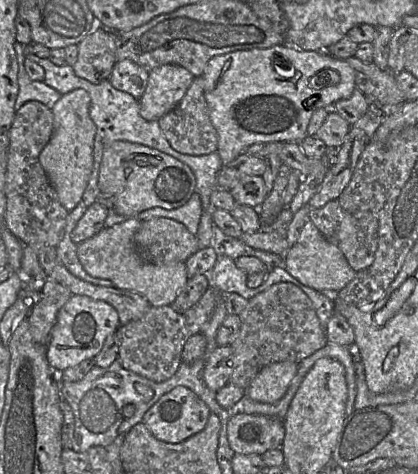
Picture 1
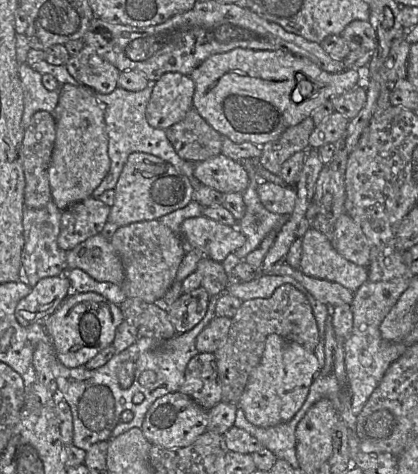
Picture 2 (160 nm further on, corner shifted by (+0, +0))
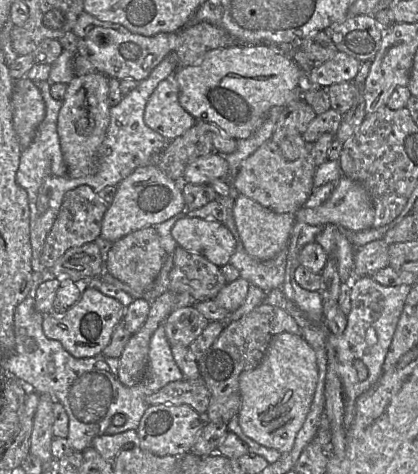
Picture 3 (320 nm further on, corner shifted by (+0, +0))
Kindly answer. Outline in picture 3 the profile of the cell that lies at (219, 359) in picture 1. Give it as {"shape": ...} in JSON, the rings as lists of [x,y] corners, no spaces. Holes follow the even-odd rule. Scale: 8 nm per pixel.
{"shape":[[[202,377],[194,380],[181,379],[166,384],[146,398],[149,406],[182,405],[192,407],[201,416],[205,416],[209,406],[209,390]]]}

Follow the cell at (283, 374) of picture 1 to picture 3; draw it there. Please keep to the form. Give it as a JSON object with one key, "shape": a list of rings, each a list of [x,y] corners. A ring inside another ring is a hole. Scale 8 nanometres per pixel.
{"shape":[[[274,335],[260,364],[239,376],[238,423],[244,434],[281,454],[289,452],[310,409],[318,380],[316,353],[302,335]]]}

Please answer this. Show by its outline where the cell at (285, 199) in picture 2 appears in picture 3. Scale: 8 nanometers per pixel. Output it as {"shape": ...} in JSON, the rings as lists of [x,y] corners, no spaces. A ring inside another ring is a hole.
{"shape":[[[343,176],[323,204],[315,208],[303,206],[293,216],[296,221],[309,225],[335,224],[358,232],[372,227],[375,211],[364,186]]]}

